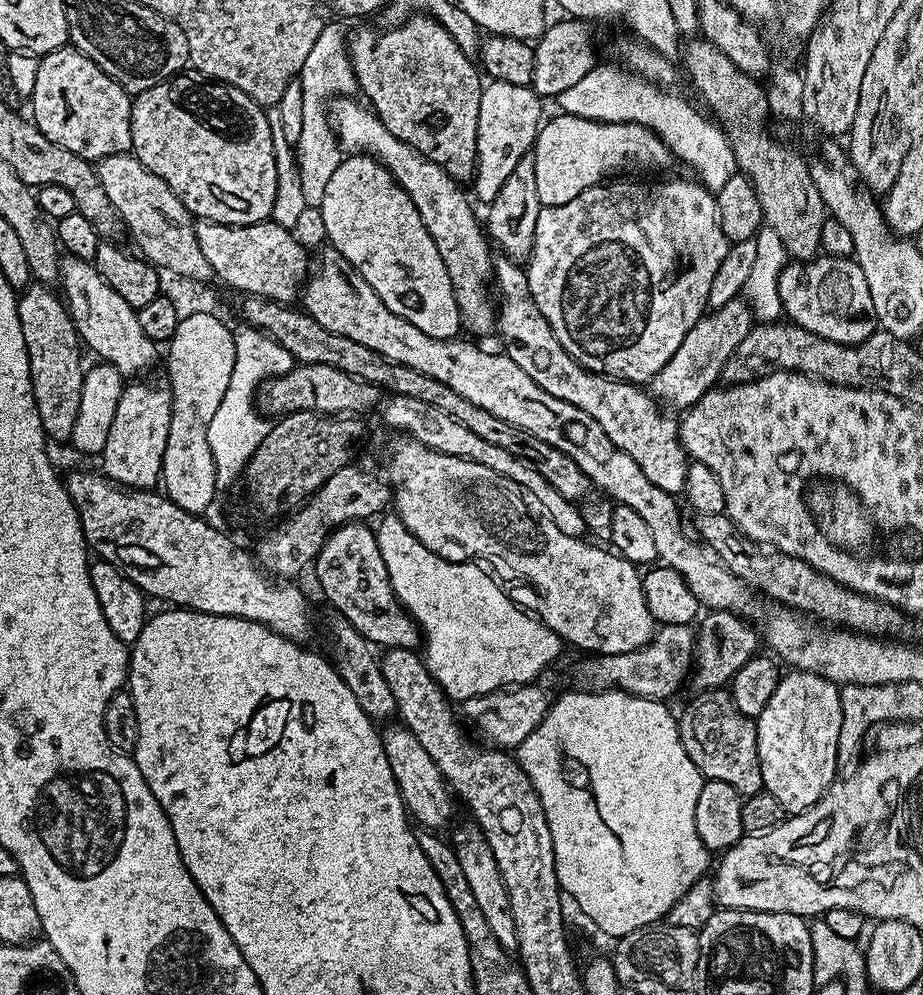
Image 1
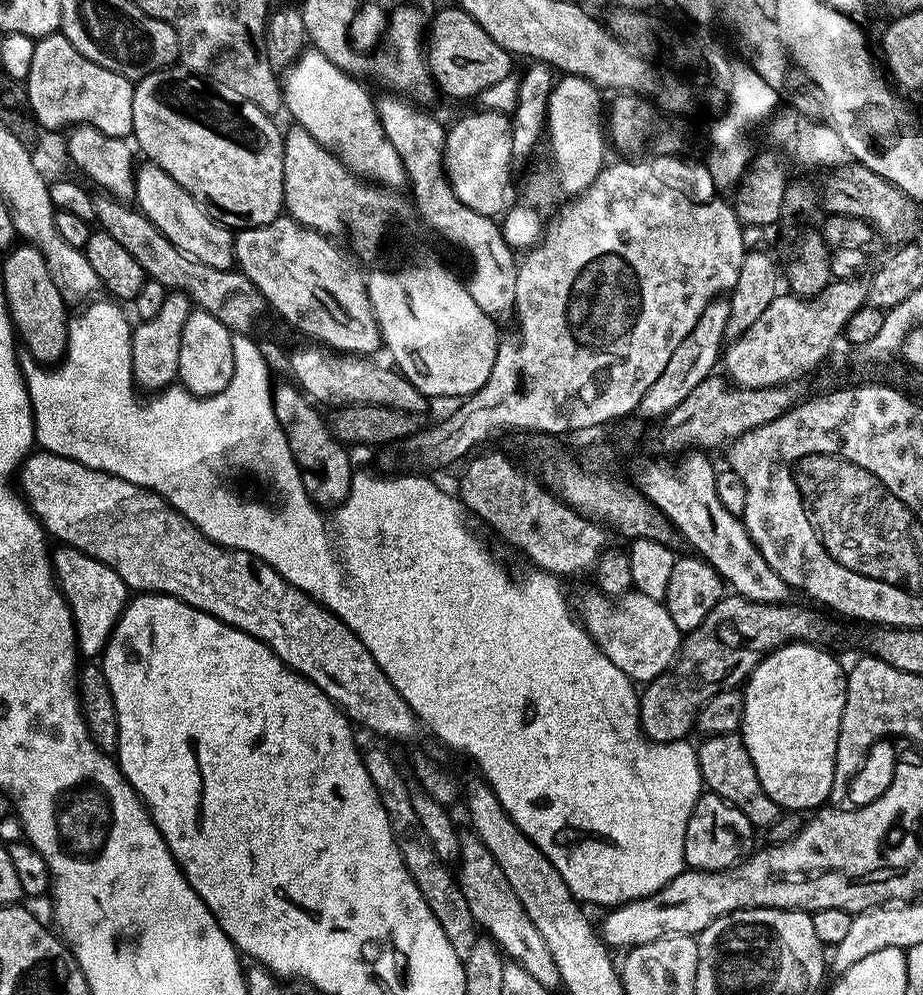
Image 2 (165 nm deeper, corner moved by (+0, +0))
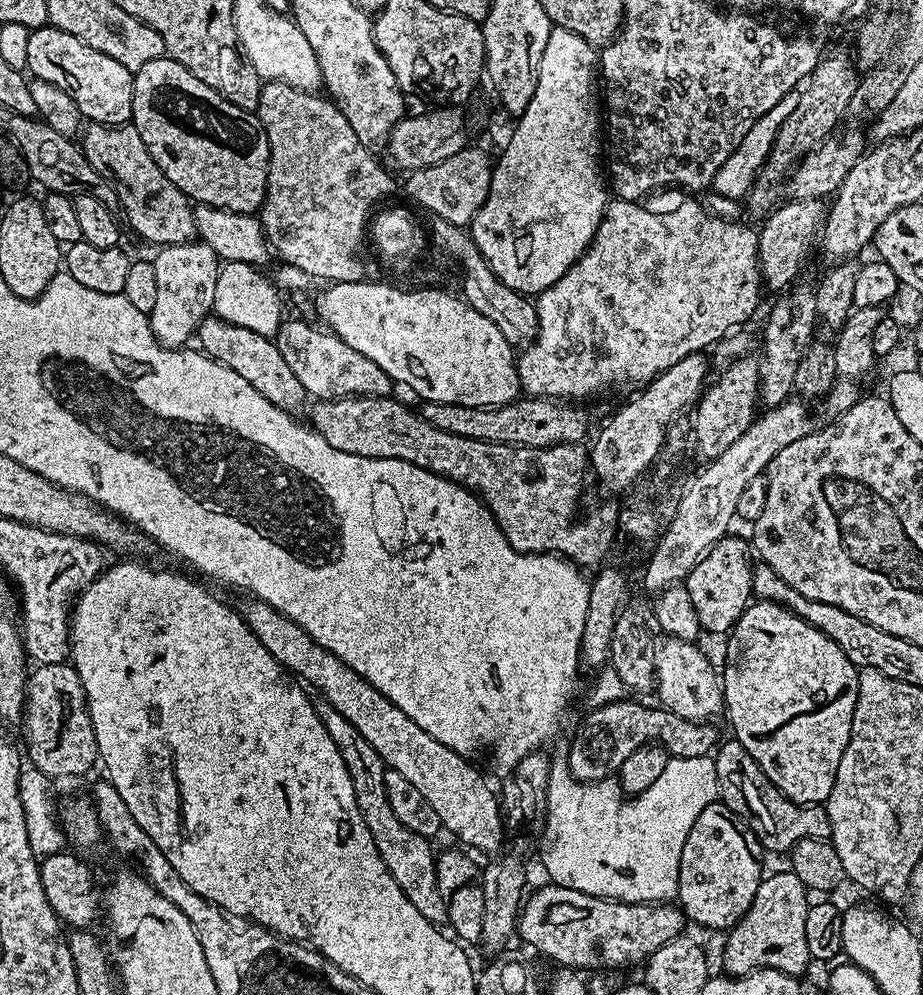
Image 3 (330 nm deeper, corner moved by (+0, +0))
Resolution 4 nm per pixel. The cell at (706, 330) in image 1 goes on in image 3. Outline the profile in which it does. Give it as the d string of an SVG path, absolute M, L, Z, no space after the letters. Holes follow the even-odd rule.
M793 200L781 203L767 217L764 225L759 225L760 259L758 267L763 283L775 294L781 293L786 284L800 272L800 263L808 256L808 247L817 243L826 220L826 208L818 200Z

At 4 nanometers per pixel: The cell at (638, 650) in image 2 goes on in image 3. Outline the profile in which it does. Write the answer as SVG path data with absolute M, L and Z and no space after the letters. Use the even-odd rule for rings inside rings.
M665 639L656 654L654 692L660 695L659 703L675 716L701 722L721 715L724 708L724 690L721 677L712 664L696 649L695 643L686 640ZM665 643L665 644L664 644Z

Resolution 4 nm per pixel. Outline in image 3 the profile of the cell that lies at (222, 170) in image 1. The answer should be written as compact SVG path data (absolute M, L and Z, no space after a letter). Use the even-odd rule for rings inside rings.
M163 55L154 62L146 62L146 66L135 69L132 77L132 118L130 123L133 128L138 130L138 134L142 134L142 142L146 142L146 150L150 150L150 154L154 158L154 162L158 162L162 174L166 174L166 178L170 178L170 182L174 182L174 186L178 186L178 190L182 190L189 201L200 206L224 208L228 212L249 214L255 213L263 205L264 195L268 193L270 150L259 115L247 112L245 108L234 106L234 102L230 102L228 97L222 95L221 92L215 92L210 86L206 86L206 82L194 78L194 74L190 74L190 70L186 70L186 66L182 66L178 61L170 60L167 55Z

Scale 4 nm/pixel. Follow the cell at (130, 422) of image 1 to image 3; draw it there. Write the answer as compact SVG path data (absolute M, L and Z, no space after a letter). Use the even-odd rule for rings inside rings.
M203 242L169 244L161 247L152 265L158 277L158 295L154 310L147 313L154 338L163 348L183 349L188 339L200 331L202 321L213 315L214 289L218 283L221 259Z

